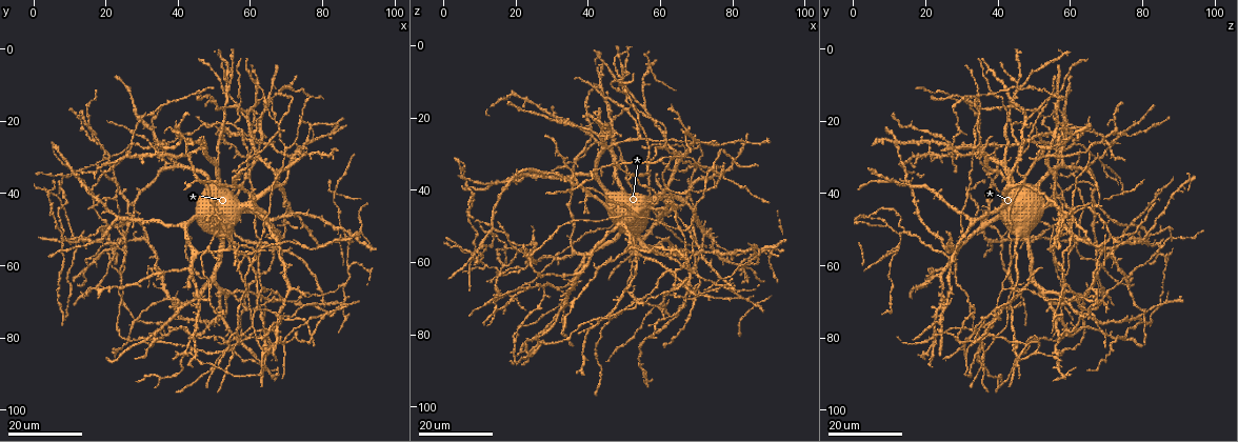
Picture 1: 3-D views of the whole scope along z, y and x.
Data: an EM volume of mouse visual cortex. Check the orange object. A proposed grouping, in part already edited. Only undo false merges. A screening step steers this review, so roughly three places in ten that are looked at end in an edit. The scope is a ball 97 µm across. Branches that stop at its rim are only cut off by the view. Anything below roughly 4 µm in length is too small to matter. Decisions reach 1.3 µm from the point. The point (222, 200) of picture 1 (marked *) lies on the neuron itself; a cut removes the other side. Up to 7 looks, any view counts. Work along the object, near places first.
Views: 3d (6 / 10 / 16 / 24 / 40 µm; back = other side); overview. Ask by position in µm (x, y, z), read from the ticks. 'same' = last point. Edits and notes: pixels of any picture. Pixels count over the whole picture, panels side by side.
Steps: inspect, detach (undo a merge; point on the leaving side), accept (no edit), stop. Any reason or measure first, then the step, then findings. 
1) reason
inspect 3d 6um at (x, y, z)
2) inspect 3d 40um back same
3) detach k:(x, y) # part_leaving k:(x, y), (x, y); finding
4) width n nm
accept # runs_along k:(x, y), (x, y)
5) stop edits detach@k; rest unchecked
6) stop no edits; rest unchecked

arms part here
inspect 3d 16um at (80.0, 69.0, 64.0)

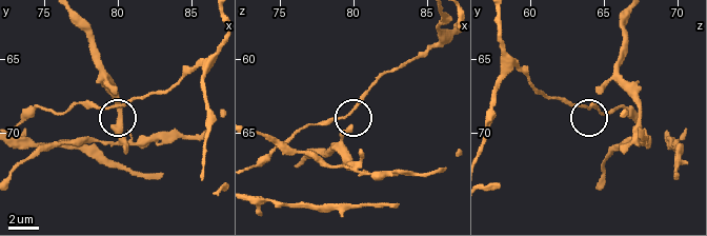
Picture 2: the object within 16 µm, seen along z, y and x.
inspect 3d 10um at (79.6, 68.2, 64.0)

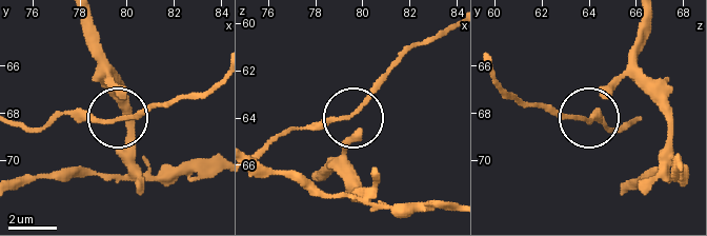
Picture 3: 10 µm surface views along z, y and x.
inspect 3d 10um back at (79.6, 68.2, 63.8)

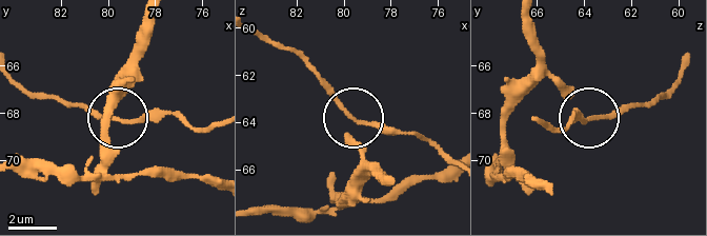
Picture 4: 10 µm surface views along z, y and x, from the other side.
arms 3
accept # all the same neuron

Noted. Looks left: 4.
three arms meet
inspect 3d 24um at (66.0, 20.0, 34.5)

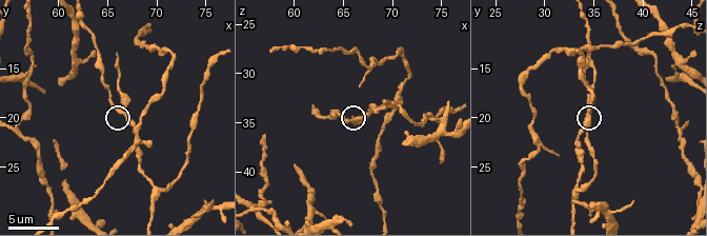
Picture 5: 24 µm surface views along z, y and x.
zoom in
inspect 3d 10um at (66.6, 19.4, 34.6)

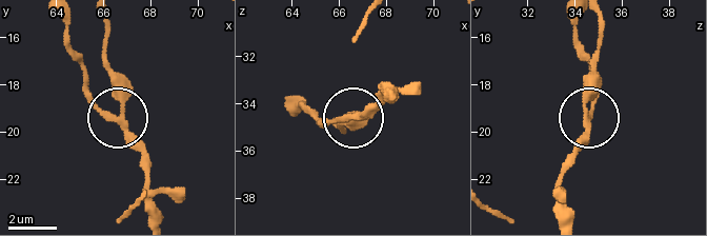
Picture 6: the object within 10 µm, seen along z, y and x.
arms 3
accept # runs_along 6:(567, 218), (561, 170), (587, 122), (585, 79), (597, 39); all the same neuron

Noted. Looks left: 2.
a fork
inspect 3d 16um at (17.5, 31.5, 69.0)

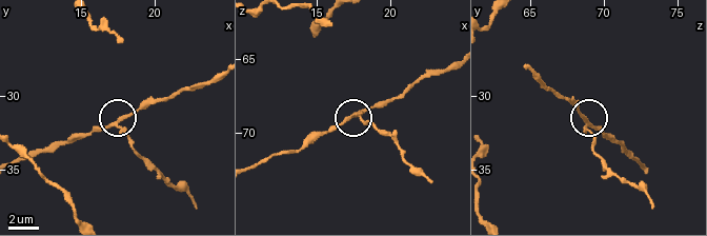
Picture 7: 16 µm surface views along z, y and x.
zoom in
inspect 3d 6um at (17.4, 32.0, 69.0)

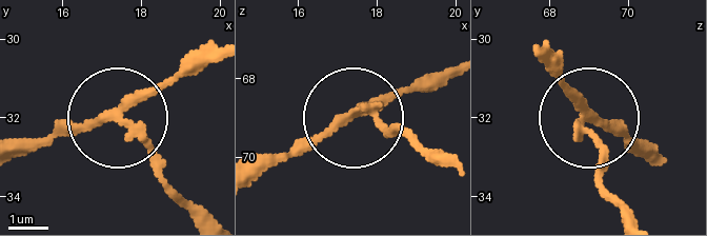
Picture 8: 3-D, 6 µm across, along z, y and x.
side_arm 10 um
accept # runs_along 8:(538, 52), (579, 102), (615, 200); one neuron here

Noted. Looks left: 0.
stop no edits; rest unchecked

